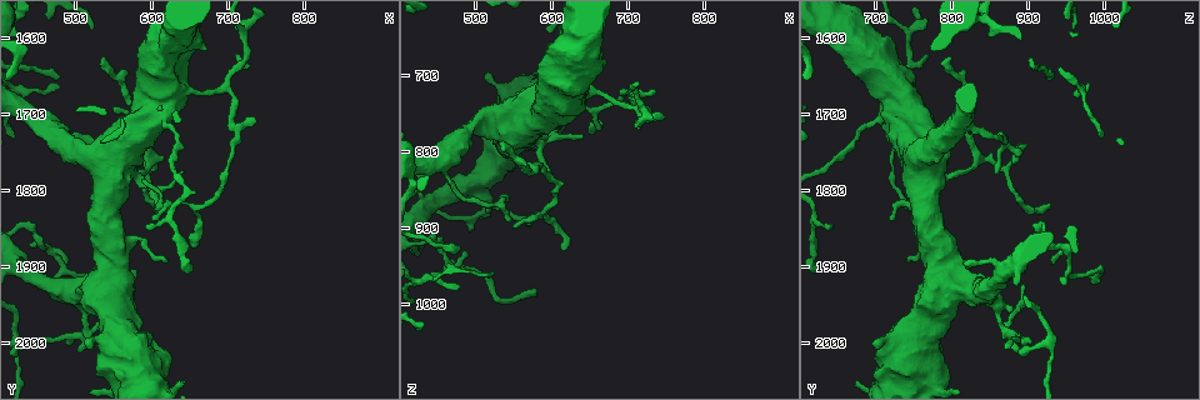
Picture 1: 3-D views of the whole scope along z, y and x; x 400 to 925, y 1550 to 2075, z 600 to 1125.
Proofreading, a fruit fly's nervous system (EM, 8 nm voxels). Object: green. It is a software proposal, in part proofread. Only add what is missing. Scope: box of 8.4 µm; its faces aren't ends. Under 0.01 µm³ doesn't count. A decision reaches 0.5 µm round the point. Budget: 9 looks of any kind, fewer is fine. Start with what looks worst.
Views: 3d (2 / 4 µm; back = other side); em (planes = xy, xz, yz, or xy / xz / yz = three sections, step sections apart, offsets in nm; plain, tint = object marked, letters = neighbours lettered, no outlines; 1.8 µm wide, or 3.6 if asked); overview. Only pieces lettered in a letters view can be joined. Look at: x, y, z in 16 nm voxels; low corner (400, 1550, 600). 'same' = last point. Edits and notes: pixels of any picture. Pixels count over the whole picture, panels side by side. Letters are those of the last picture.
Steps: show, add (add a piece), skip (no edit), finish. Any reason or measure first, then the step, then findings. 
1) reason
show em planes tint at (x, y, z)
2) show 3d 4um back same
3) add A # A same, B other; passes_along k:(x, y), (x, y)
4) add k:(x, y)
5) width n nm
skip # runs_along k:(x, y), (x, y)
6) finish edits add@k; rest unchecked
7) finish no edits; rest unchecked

show em xy step 8 tint at (515, 1985, 865)

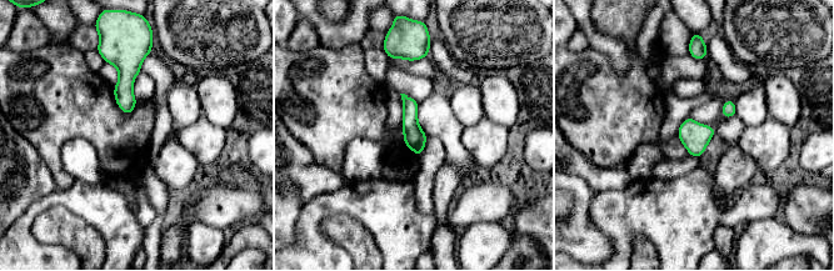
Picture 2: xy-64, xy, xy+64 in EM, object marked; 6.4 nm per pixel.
show em planes letters same

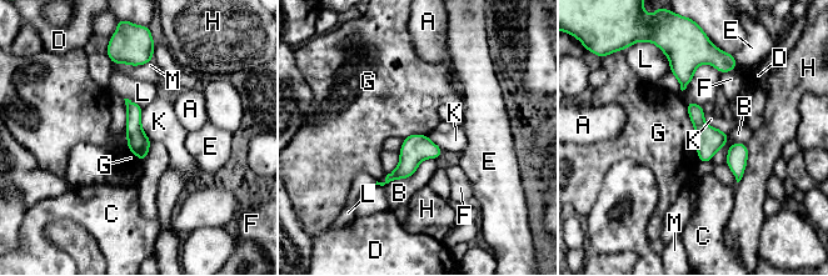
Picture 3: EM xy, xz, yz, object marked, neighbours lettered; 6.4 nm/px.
width 140 nm
skip # A other, B other, C other, D other, E other, F other, G other, H other, K other, L other, M other; no lettered piece goes on from it

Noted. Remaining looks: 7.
a fork
show em yz step 8 tint at (720, 1595, 745)

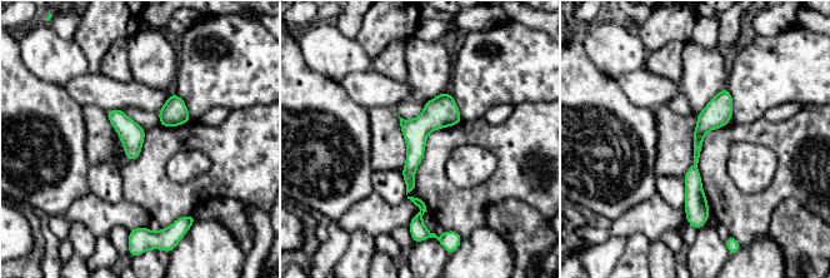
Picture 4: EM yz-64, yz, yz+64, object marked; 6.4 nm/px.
what lies round it
show em yz step 8 letters same

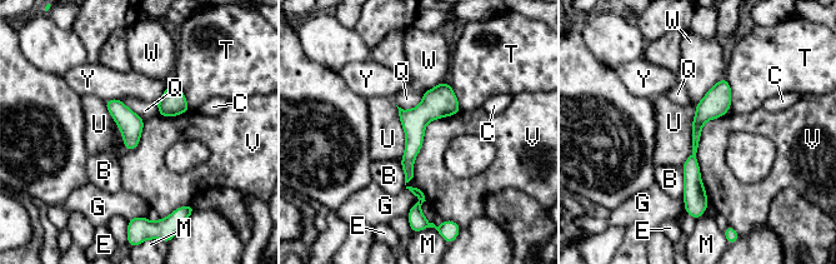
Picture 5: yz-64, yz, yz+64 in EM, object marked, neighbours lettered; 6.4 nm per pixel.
skip # B other, C other, E other, G other, M other, Q other, T other, U other, V other, W other, Y other; runs_along 5:(724, 81), (696, 126), (689, 204); no lettered piece goes on from it

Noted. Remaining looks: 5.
tapers out
show 3d 4um at (485, 1900, 930)

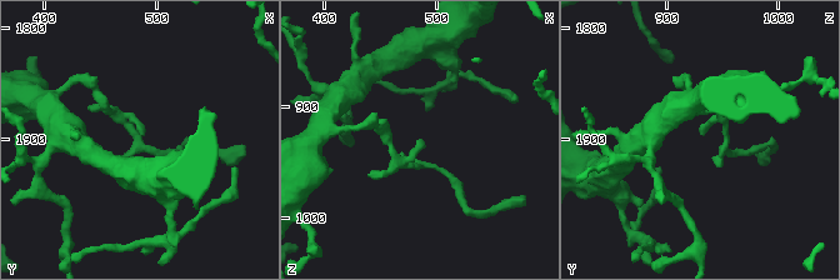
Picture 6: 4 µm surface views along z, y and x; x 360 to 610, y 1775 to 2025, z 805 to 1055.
show em planes tint at (490, 1896, 932)

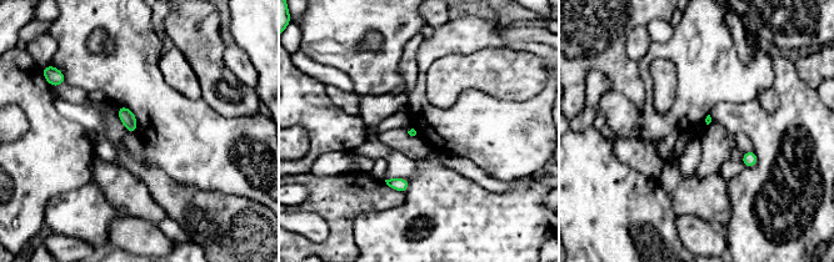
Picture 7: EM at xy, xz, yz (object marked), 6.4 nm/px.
show em planes letters same

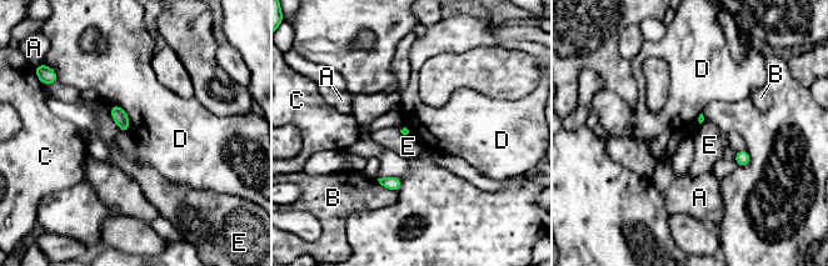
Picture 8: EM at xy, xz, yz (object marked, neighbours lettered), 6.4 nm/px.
skip # A other, B other, C other, D other, E other; border 8:(110, 105), (125, 111), (128, 131); no lettered piece goes on from it

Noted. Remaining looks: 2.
show em yz step 16 tint at (455, 1710, 805)

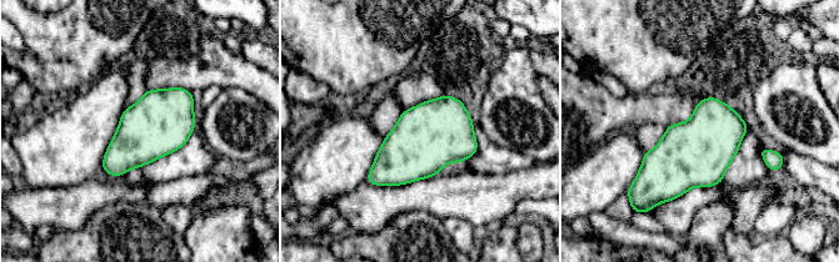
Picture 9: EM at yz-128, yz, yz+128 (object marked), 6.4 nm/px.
what lies round it
show em yz step 16 letters same

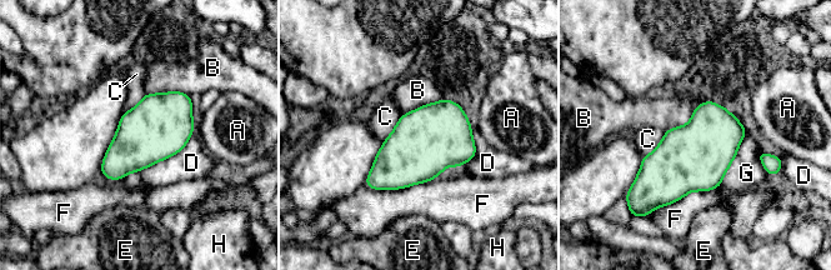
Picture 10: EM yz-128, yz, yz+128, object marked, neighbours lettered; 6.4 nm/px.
width 400 nm
skip # A other, B other, C other, D other, E other, F other, G other, H other; border 10:(145, 93), (183, 91), (190, 96); no lettered piece goes on from it

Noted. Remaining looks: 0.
finish no edits; rest unchecked

